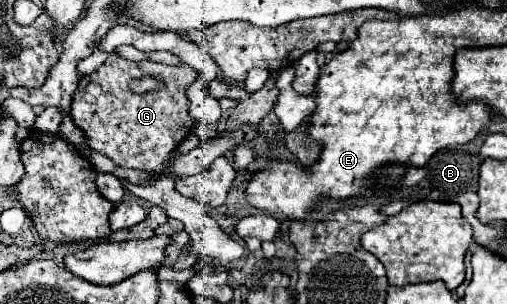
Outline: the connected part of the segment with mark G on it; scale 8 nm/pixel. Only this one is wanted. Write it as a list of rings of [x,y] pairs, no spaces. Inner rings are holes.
[[[110,54],[106,62],[90,76],[84,76],[72,96],[72,108],[70,116],[74,124],[90,138],[90,148],[96,152],[106,154],[110,160],[114,160],[122,168],[138,168],[138,170],[148,170],[148,172],[160,172],[166,164],[166,160],[172,154],[172,148],[176,148],[192,128],[192,118],[190,118],[190,100],[186,96],[186,88],[196,80],[196,70],[192,66],[166,66],[158,64],[152,60],[142,60],[142,62],[132,62],[122,58],[120,54]],[[144,76],[154,76],[162,80],[162,88],[146,92],[146,94],[136,94],[130,90],[132,80],[144,78]]]

